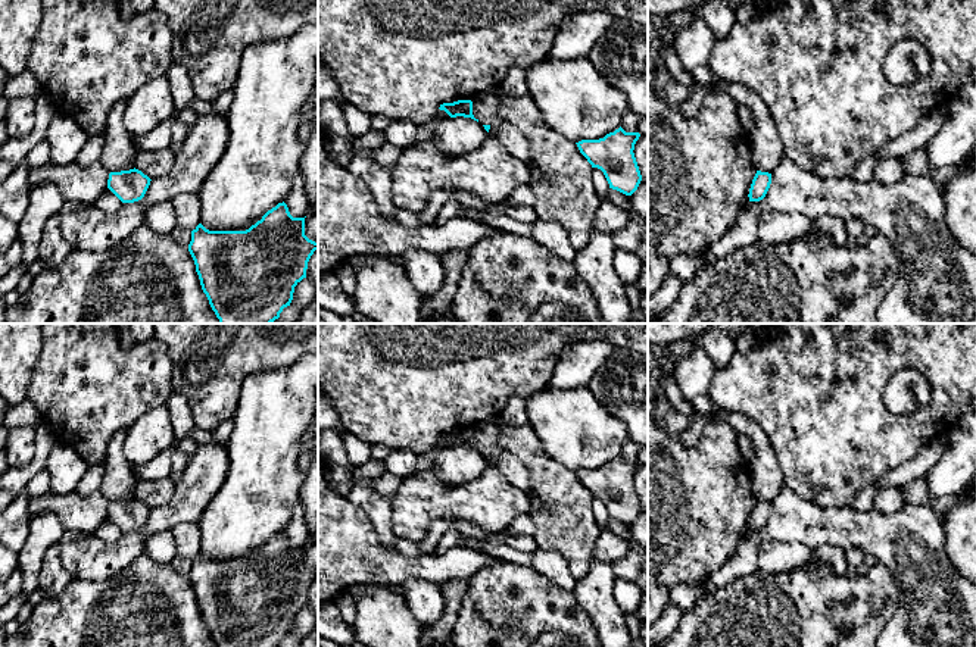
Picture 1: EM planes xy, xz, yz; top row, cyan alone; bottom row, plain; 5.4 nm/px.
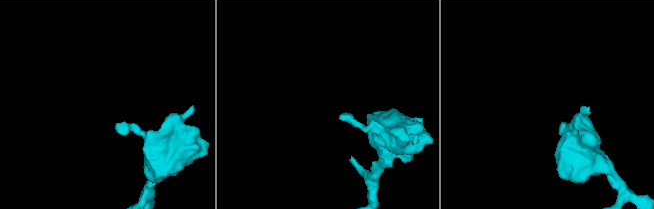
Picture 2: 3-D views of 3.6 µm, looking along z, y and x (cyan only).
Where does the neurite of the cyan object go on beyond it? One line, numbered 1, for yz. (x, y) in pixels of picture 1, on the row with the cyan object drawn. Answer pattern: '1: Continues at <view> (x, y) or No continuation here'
1: No continuation here

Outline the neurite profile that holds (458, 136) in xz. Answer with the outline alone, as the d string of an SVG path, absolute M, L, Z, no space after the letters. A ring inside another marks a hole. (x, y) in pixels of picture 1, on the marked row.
M464 116L442 121L433 132L434 141L448 157L458 157L473 151L487 137L489 132L480 122Z

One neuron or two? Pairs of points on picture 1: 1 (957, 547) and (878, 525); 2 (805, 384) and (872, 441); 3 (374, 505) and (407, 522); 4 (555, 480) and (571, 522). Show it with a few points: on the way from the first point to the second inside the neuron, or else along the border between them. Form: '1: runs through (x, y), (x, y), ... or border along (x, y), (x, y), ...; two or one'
1: border along (939, 516), (944, 530), (945, 553), (960, 575); two
2: runs through (817, 402), (854, 438); one
3: border along (390, 502), (390, 524), (398, 538); two
4: runs through (555, 490), (561, 512); one

